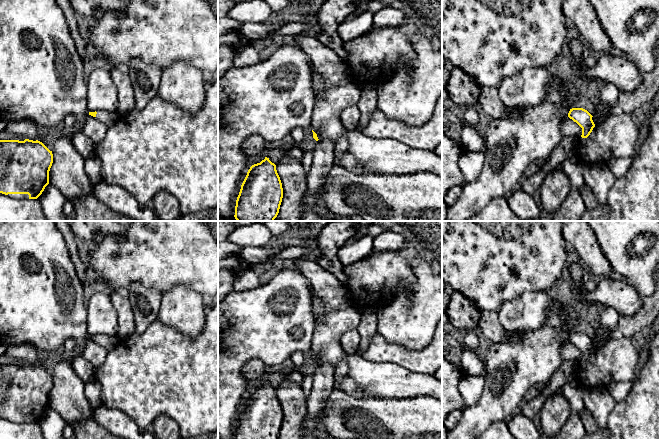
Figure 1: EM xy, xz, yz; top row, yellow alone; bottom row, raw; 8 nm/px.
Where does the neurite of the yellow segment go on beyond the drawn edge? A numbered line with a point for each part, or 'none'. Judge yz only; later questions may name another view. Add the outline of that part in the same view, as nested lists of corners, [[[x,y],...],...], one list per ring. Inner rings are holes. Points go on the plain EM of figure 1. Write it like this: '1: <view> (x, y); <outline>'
none

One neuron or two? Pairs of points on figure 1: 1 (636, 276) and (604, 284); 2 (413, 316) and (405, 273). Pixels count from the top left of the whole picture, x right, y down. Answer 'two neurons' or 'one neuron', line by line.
1: two neurons
2: two neurons

